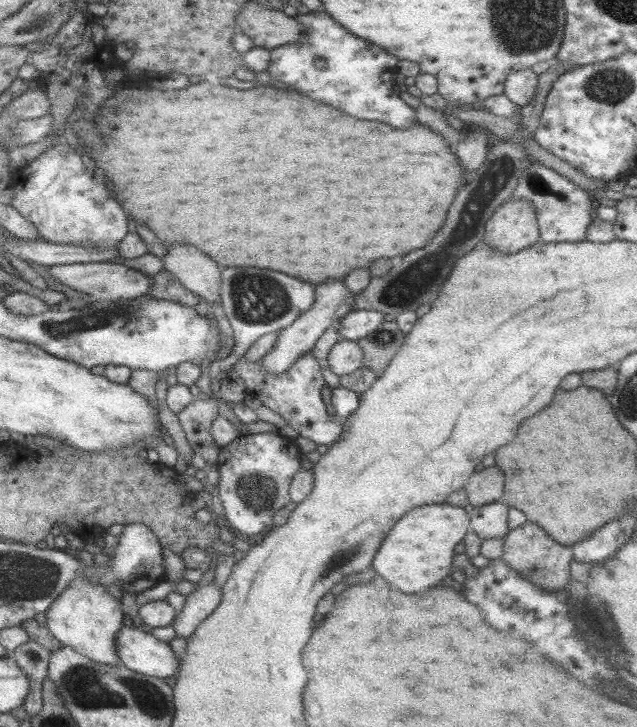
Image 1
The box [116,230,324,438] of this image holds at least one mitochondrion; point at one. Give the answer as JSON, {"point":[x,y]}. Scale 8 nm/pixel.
{"point":[249,305]}

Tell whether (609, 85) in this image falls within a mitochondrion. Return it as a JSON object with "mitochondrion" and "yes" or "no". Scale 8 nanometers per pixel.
{"mitochondrion":"yes"}

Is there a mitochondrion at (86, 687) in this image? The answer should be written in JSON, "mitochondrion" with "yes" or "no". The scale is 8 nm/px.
{"mitochondrion":"yes"}

